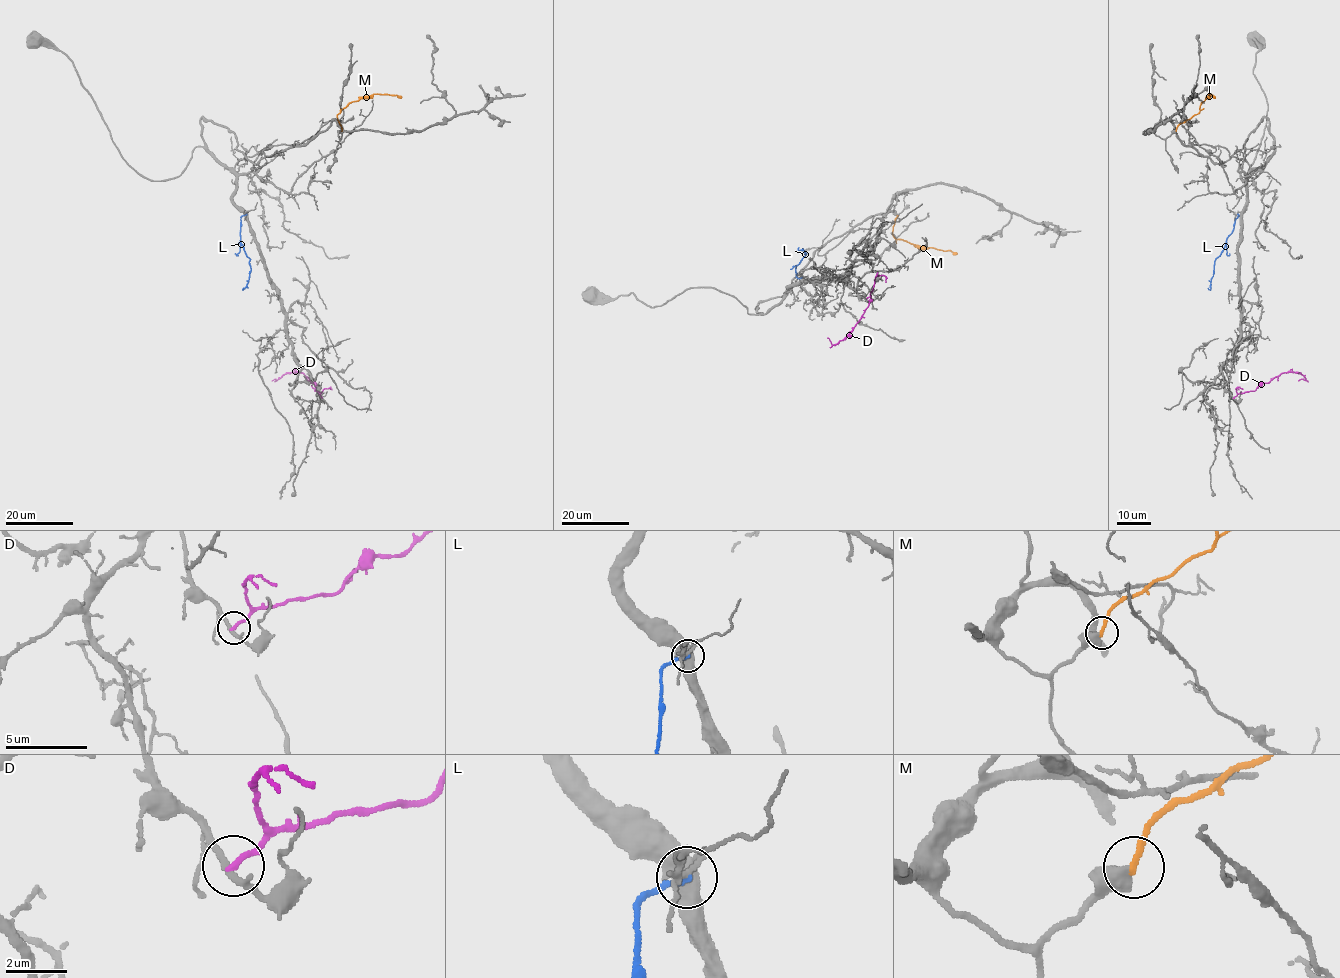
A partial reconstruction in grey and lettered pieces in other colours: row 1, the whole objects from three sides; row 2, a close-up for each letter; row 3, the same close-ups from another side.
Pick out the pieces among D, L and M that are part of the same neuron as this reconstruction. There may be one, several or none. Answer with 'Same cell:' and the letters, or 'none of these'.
Same cell: M

